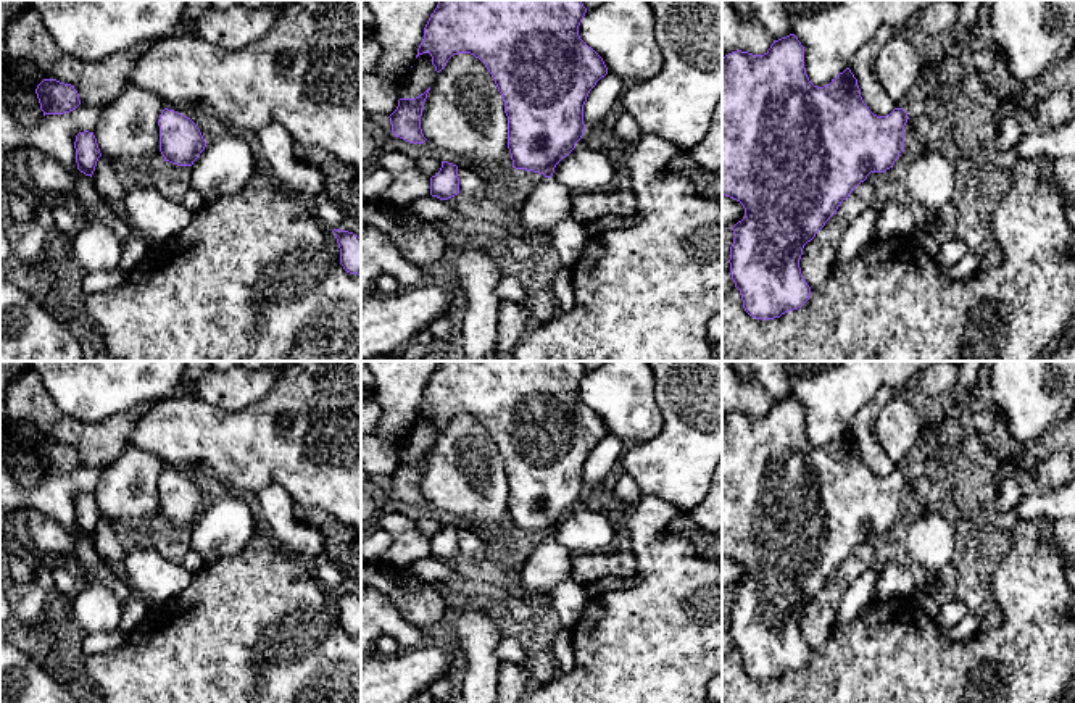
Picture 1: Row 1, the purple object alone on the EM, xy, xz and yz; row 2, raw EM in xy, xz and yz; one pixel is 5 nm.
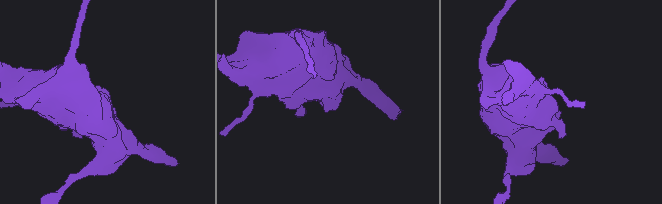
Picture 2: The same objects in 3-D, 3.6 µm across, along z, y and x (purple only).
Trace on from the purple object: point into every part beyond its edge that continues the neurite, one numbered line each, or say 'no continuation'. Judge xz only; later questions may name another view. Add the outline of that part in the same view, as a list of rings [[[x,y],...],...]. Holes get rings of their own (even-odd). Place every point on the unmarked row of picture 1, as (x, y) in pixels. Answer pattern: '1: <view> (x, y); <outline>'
no continuation

